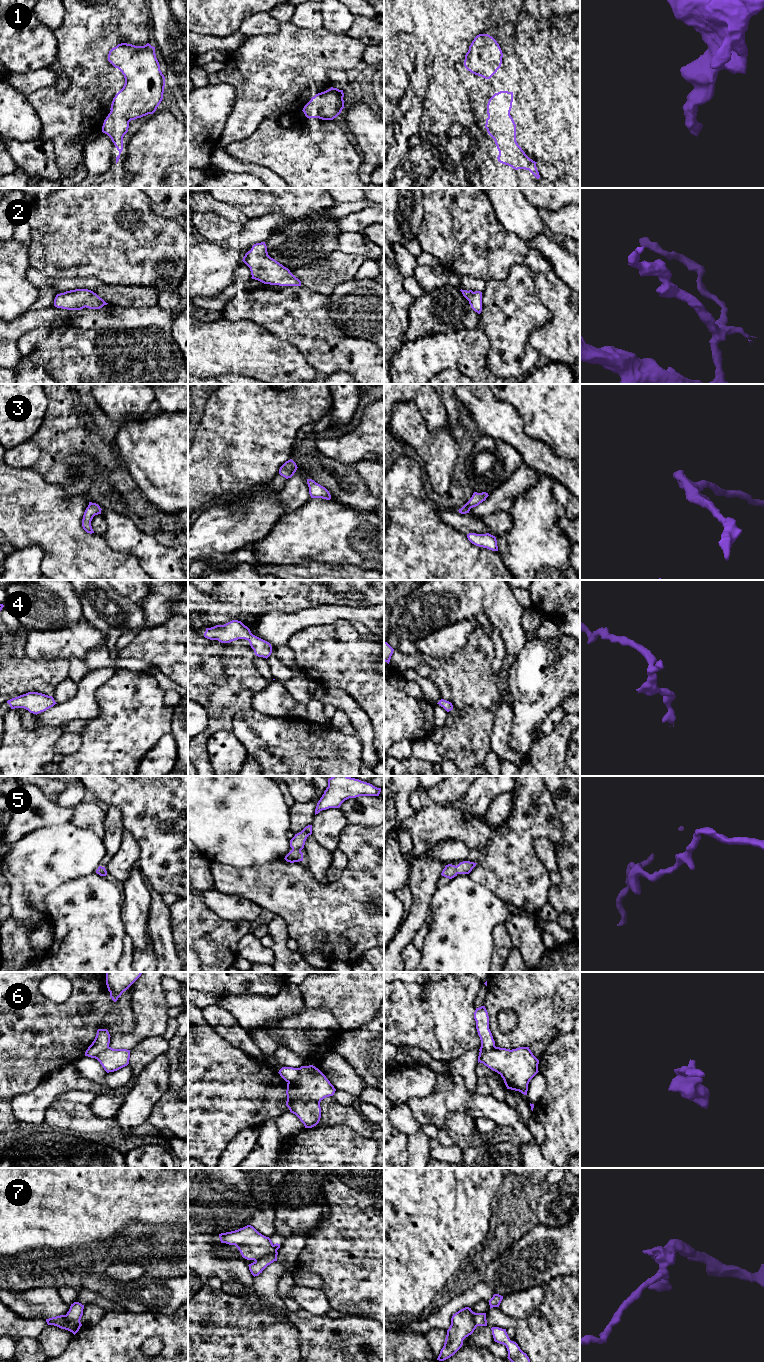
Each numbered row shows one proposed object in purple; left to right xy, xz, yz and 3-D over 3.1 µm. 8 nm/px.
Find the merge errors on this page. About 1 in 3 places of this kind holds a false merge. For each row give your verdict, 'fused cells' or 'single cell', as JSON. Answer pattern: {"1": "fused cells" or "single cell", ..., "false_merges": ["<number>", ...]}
{"1": "single cell", "2": "single cell", "3": "single cell", "4": "single cell", "5": "single cell", "6": "fused cells", "7": "fused cells", "false_merges": ["6", "7"]}

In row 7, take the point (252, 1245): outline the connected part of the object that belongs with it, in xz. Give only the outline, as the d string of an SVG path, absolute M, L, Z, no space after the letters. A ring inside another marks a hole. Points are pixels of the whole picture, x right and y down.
M247 1225L235 1231L219 1234L221 1243L235 1245L243 1258L258 1261L274 1251L269 1237L259 1233L253 1226Z

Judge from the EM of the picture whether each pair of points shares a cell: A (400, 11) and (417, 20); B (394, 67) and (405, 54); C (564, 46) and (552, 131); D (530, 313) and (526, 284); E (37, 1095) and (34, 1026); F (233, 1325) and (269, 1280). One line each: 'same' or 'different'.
A: different
B: different
C: different
D: same
E: different
F: same

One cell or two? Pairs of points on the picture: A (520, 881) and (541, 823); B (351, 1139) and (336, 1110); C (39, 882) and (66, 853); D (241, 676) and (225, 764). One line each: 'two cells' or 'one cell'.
A: one cell
B: two cells
C: one cell
D: two cells

